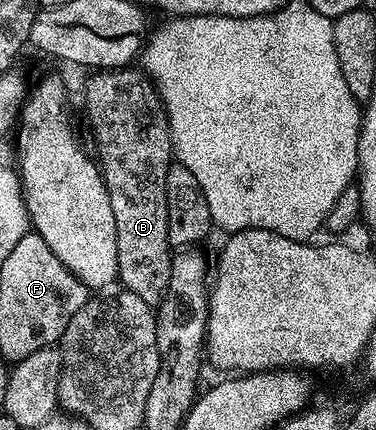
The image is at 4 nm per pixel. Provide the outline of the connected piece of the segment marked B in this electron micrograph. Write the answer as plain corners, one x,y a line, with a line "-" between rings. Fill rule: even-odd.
101,69
85,83
85,109
93,125
97,141
96,162
105,178
111,197
111,213
115,213
117,230
117,279
126,291
143,297
150,305
161,302
171,275
173,255
167,237
167,169
174,162
173,138
169,132
169,116
161,104
161,96
153,80
144,70

